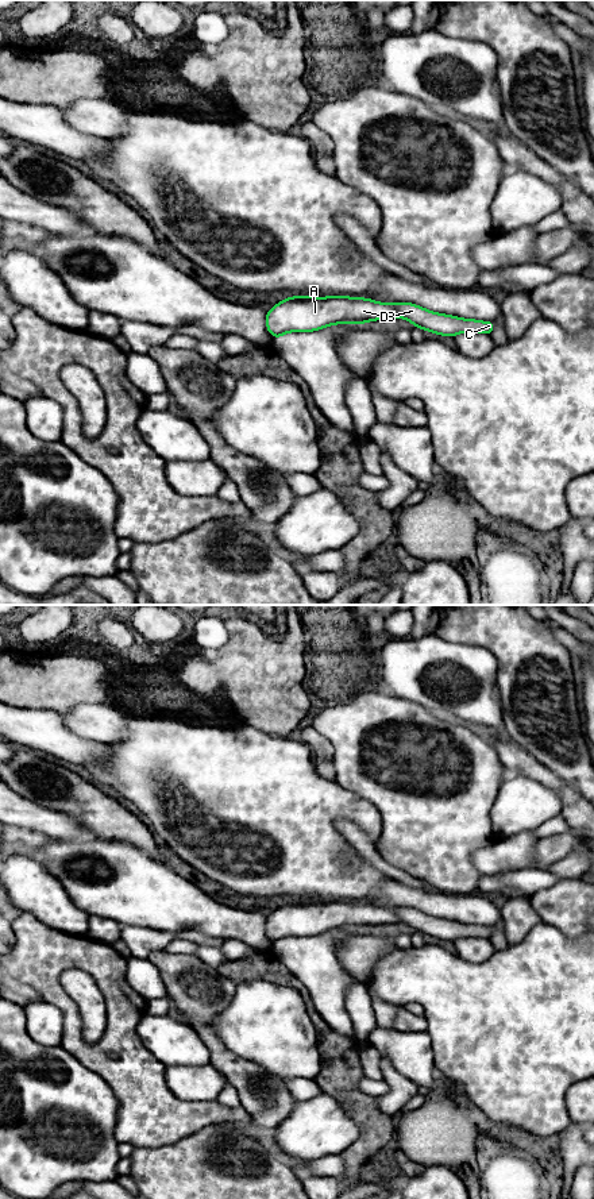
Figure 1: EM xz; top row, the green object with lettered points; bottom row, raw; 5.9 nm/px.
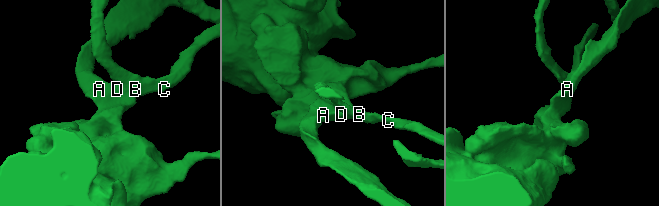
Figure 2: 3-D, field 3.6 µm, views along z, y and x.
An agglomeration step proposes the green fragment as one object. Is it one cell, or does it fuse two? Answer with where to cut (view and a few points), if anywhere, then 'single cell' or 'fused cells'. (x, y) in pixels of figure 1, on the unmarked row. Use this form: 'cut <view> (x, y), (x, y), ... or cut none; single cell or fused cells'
cut none; single cell

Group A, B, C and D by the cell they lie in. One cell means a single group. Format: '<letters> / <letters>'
A B C D

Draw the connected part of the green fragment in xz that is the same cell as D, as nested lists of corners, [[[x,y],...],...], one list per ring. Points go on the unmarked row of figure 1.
[[[346,901],[285,903],[267,915],[266,933],[275,944],[279,944],[286,937],[312,937],[340,928],[366,929],[373,925],[397,922],[441,941],[456,941],[463,937],[490,940],[494,934],[494,926],[435,918],[410,907],[387,909],[366,902]]]

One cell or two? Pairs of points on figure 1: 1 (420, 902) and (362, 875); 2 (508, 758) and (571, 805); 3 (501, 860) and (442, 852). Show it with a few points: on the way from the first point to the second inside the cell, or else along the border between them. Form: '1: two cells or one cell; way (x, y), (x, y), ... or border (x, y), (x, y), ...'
1: two cells; border (390, 879), (378, 882), (363, 898)
2: one cell; way (525, 764), (559, 787)
3: two cells; border (498, 840), (473, 854), (473, 864), (482, 875)

